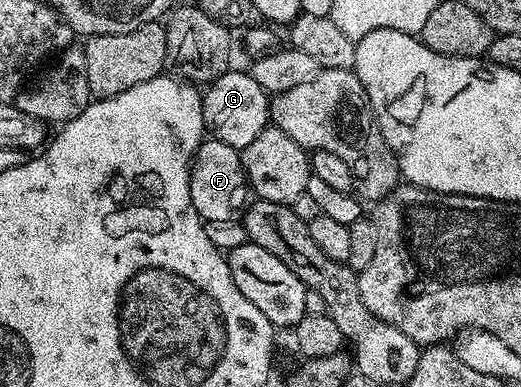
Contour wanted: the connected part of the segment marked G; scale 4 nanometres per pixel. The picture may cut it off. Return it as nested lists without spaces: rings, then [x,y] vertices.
[[[227,71],[215,77],[205,86],[202,93],[202,114],[206,124],[206,133],[213,140],[228,143],[228,147],[241,151],[271,124],[271,94],[248,71],[234,73]]]

